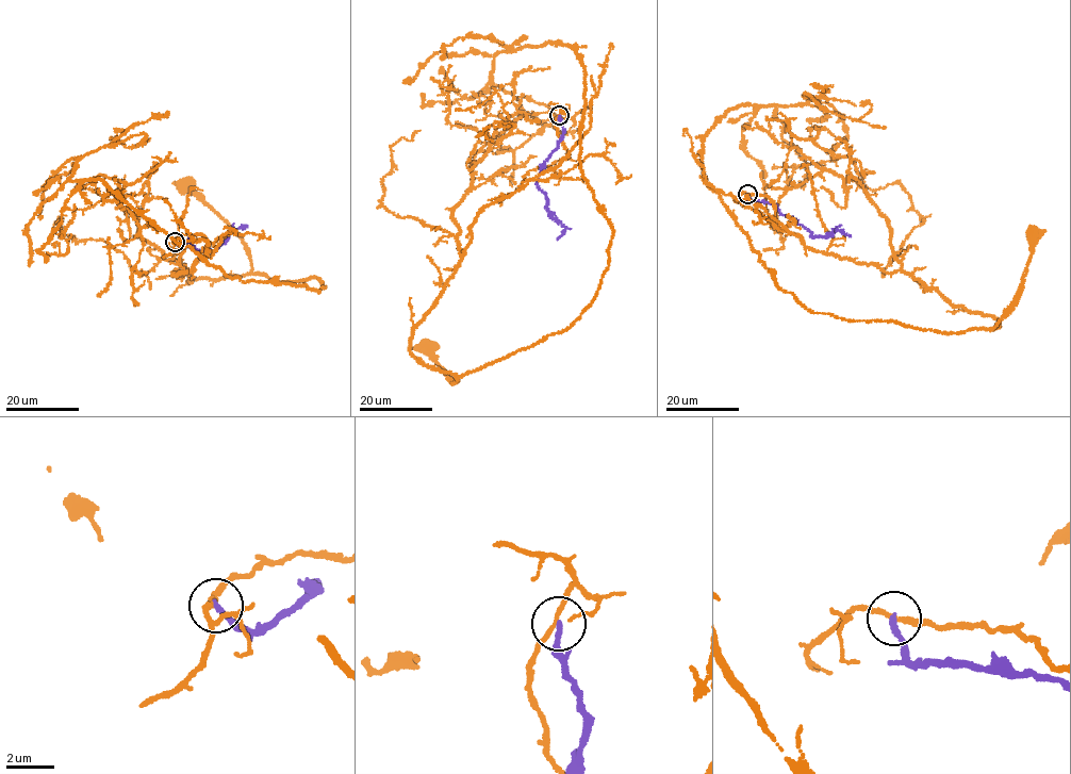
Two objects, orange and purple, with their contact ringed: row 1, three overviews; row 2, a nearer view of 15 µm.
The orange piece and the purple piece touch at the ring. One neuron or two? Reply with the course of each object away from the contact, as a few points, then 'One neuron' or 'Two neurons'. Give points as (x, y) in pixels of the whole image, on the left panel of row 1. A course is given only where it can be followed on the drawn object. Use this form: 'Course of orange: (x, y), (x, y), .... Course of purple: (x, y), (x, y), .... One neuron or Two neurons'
Course of orange: (175, 242), (207, 239), (207, 257), (174, 272), (186, 266), (188, 282), (250, 273), (242, 239), (184, 186). Course of purple: (175, 242), (181, 246), (191, 239), (191, 246), (194, 249), (214, 251), (230, 232), (245, 226), (243, 229). Two neurons

